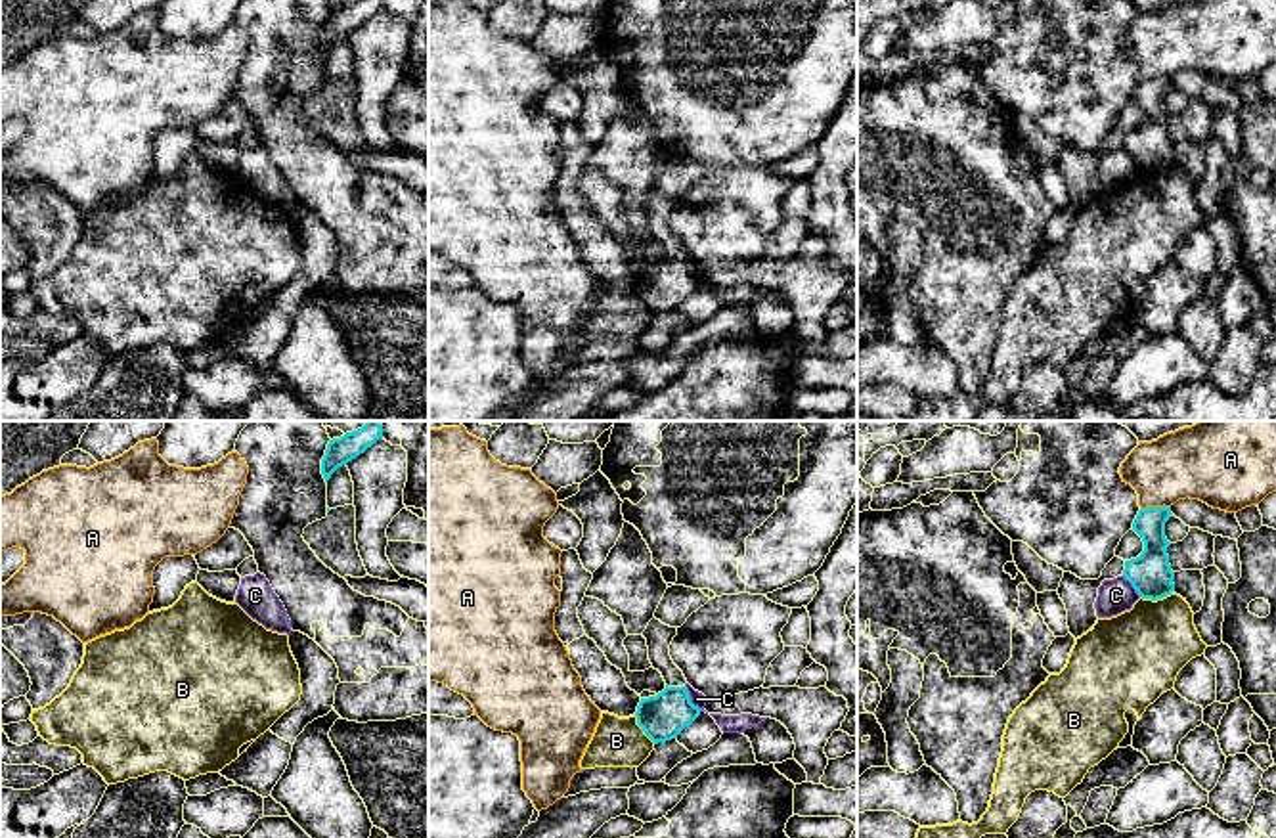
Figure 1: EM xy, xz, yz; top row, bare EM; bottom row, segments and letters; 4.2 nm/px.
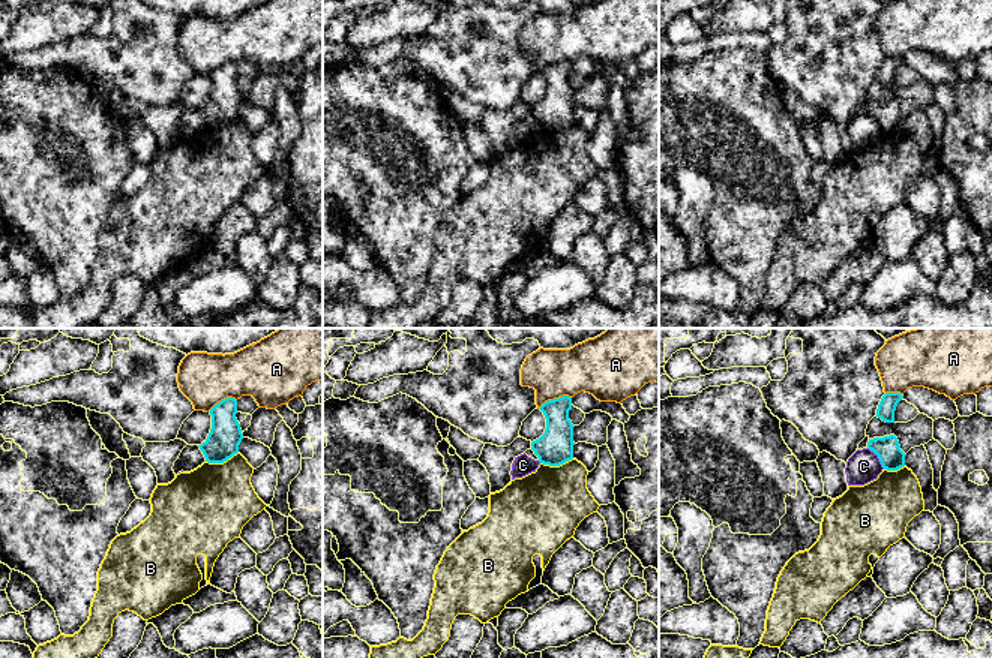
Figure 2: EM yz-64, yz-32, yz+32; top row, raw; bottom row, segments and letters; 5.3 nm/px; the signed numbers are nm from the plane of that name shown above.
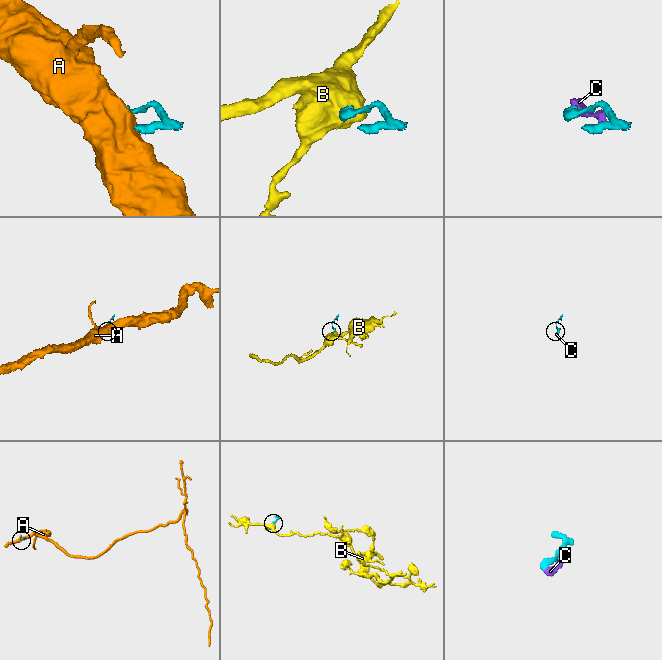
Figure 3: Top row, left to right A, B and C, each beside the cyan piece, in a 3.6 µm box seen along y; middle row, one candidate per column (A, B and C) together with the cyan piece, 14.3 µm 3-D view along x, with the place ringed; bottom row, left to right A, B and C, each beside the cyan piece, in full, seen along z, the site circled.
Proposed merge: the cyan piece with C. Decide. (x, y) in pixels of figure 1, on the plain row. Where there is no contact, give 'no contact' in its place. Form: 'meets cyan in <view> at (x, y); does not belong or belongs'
meets cyan in xz at (689, 270); does not belong

